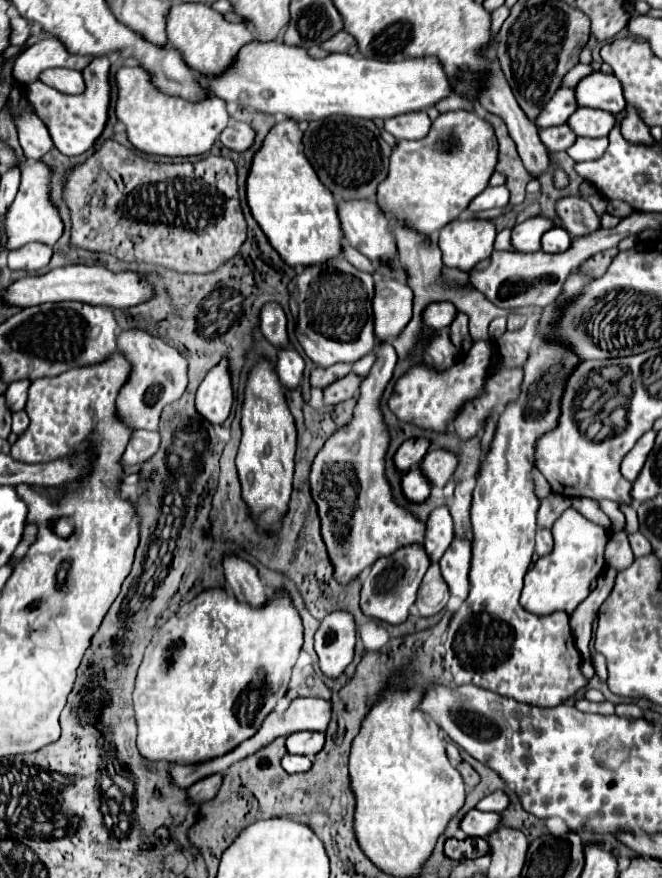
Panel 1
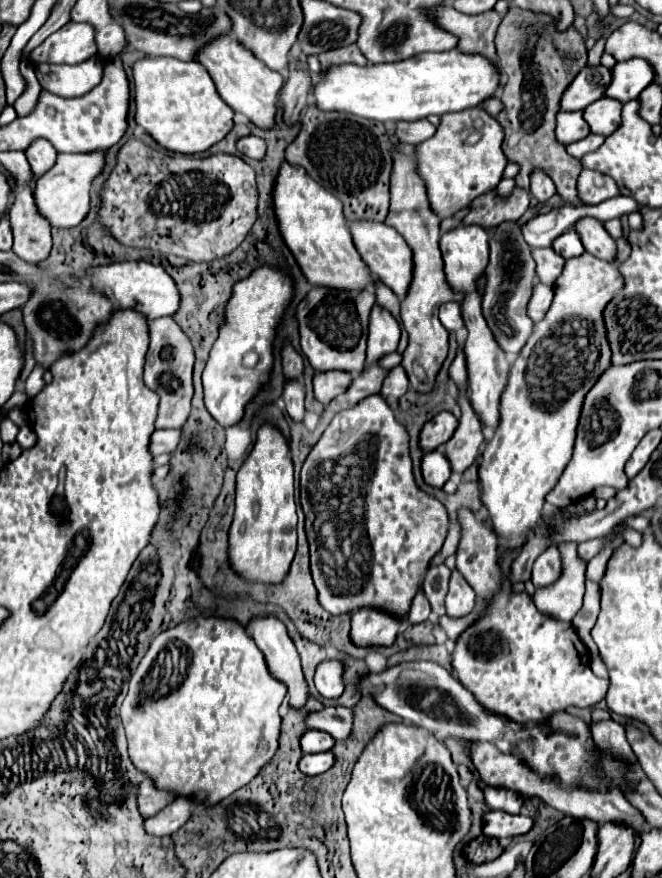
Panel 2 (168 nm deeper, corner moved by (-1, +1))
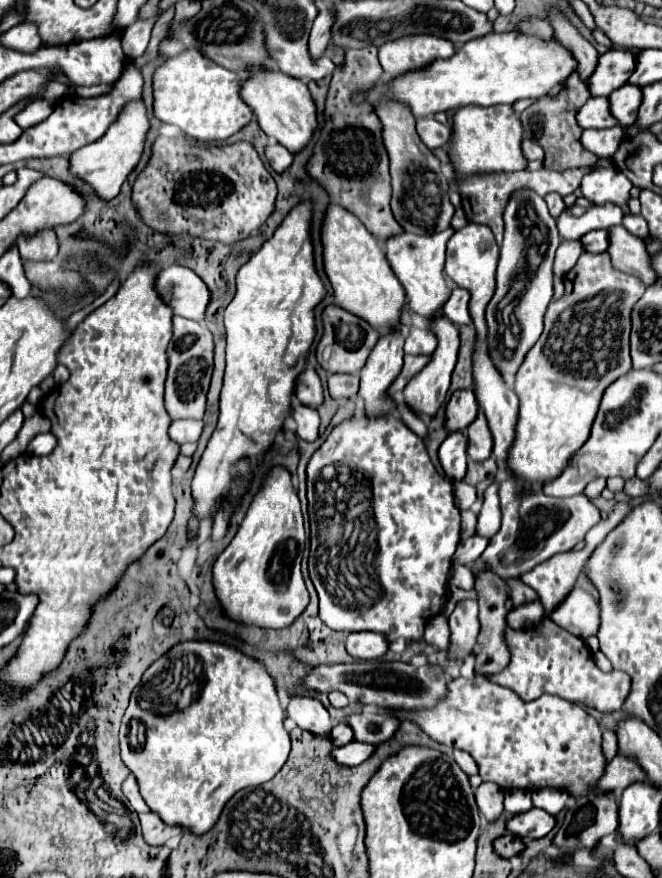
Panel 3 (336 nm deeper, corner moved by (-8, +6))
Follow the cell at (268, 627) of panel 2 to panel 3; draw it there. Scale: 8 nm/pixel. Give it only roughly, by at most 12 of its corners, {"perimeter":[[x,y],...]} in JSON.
{"perimeter":[[297,695],[287,717],[329,739],[327,709],[311,695]]}

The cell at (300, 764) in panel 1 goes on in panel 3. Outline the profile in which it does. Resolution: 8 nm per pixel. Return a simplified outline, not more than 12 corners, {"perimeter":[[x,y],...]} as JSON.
{"perimeter":[[353,741],[335,747],[343,765],[361,765],[375,753],[371,743]]}

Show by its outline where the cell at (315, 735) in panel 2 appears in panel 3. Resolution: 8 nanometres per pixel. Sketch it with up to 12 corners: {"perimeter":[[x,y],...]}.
{"perimeter":[[347,723],[333,727],[331,743],[343,747],[353,741],[353,729]]}

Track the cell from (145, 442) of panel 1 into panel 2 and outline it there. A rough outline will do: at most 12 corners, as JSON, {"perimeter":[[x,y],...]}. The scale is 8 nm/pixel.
{"perimeter":[[154,430],[152,456],[170,454],[180,442],[180,430]]}

